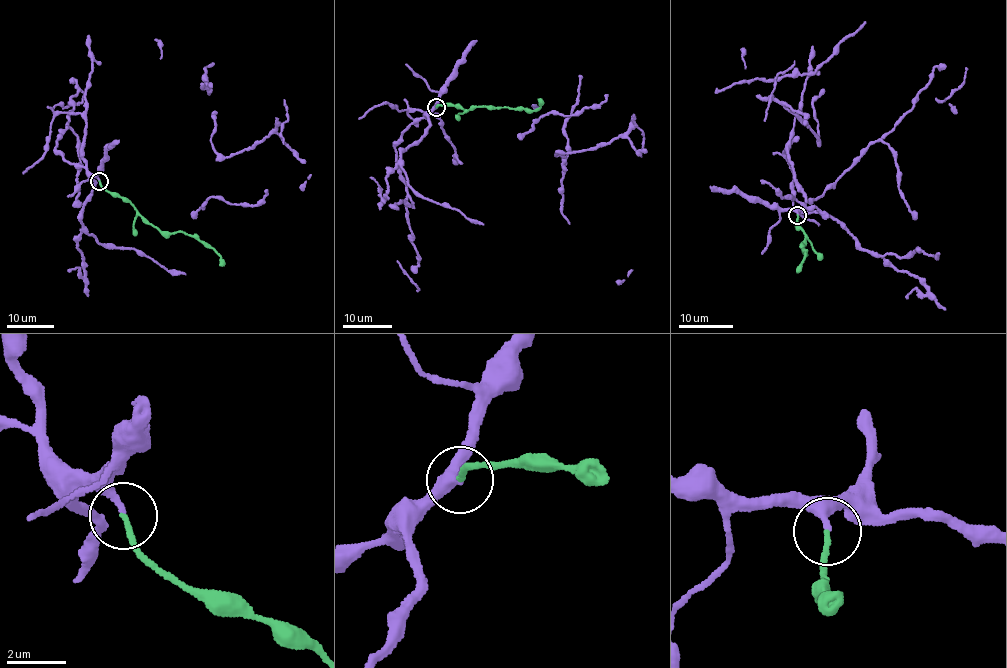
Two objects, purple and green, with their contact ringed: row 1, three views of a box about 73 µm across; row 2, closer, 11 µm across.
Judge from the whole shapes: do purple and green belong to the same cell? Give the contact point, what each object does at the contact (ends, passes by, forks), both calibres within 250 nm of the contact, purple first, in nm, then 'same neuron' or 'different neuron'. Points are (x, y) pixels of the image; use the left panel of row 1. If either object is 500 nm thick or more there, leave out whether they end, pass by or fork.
place (99, 181); purple ends; green ends; calibres 200 and 170 nm; same neuron

